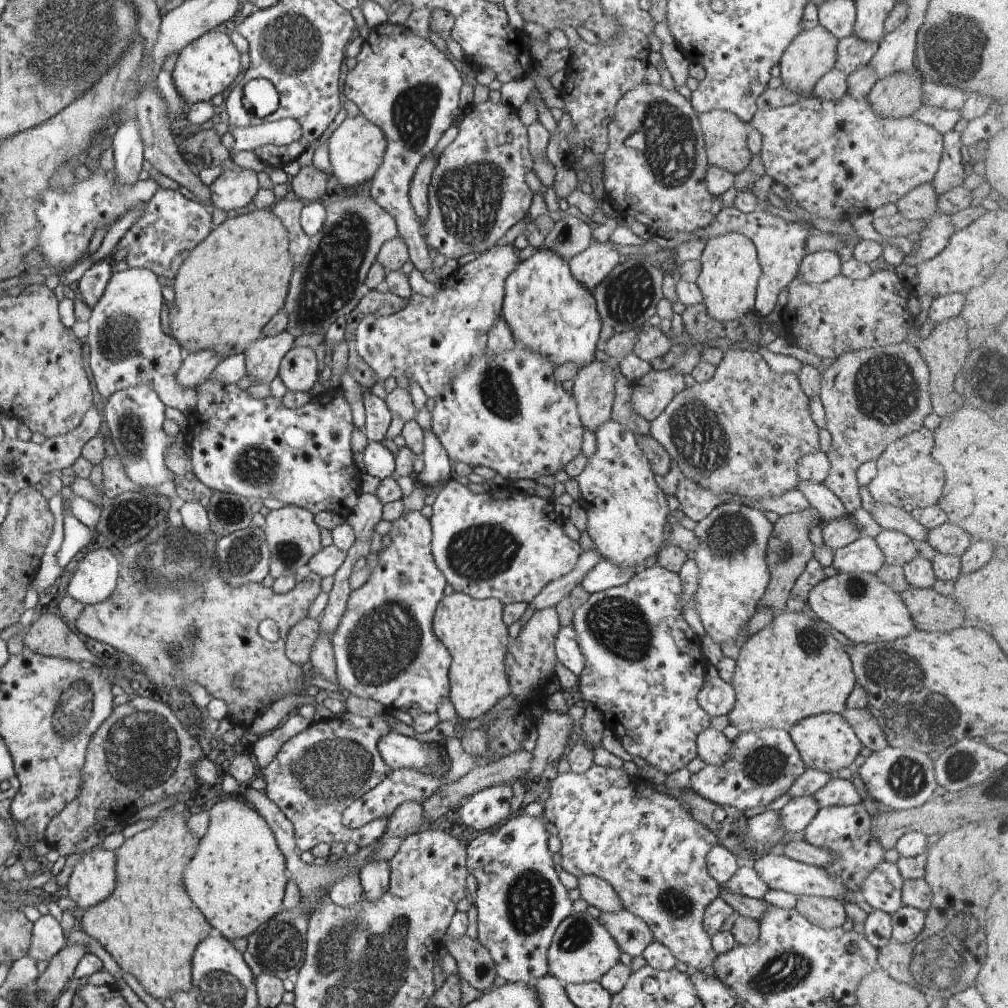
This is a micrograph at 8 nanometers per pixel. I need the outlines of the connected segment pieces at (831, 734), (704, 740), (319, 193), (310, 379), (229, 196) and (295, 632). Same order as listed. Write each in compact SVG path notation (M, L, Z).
M821 713L805 717L793 726L789 734L806 768L831 776L838 774L839 770L848 768L856 760L862 748L852 726L837 713Z
M709 727L696 740L697 756L706 765L722 765L731 756L731 742L722 731Z
M314 162L309 166L302 166L300 172L292 178L291 186L298 200L306 204L316 202L326 197L328 189L328 178L334 175L324 174L314 166Z
M293 347L282 360L278 377L290 392L309 392L318 380L314 348Z
M245 170L222 172L209 186L210 200L216 208L227 213L248 206L258 192L257 173Z
M309 617L298 622L287 635L285 640L285 654L296 665L310 662L312 650L320 634L319 622Z

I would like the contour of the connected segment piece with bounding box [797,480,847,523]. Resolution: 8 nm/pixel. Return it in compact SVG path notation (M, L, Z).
M800 480L797 487L811 505L811 510L816 513L821 523L843 518L846 515L844 506L824 483L812 483Z

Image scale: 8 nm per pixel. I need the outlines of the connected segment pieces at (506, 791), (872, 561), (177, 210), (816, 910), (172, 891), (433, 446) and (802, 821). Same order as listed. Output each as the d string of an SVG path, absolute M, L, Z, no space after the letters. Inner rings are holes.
M497 785L483 789L463 801L457 809L462 828L494 829L502 820L511 818L512 785Z
M867 535L859 537L833 552L834 567L840 573L854 573L857 571L877 574L885 564L885 557L878 547L876 540Z
M162 187L144 208L140 219L118 242L118 250L128 249L125 257L128 267L146 268L174 281L188 254L212 232L211 214L200 203L185 198L179 190Z
M802 896L797 898L795 910L812 925L822 929L842 927L846 914L842 902L832 898Z
M190 811L158 816L148 830L126 839L116 850L116 884L112 895L97 906L86 909L82 930L97 940L124 973L130 973L150 996L168 1004L172 994L192 990L191 963L196 946L214 933L213 927L190 899L183 882L184 868L192 860L200 838L187 828Z
M424 432L424 451L420 459L424 461L424 470L420 472L416 483L430 489L441 488L452 479L451 461L446 450L432 432Z
M812 795L792 798L779 811L780 825L786 834L802 835L818 810L817 800Z

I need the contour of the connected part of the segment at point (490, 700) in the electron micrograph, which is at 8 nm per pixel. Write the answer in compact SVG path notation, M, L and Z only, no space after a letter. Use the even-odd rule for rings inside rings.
M454 591L436 608L432 631L448 648L453 662L449 669L449 699L459 720L470 721L491 711L498 700L508 696L509 681L504 662L512 639L503 622L503 608L496 598L475 599Z

